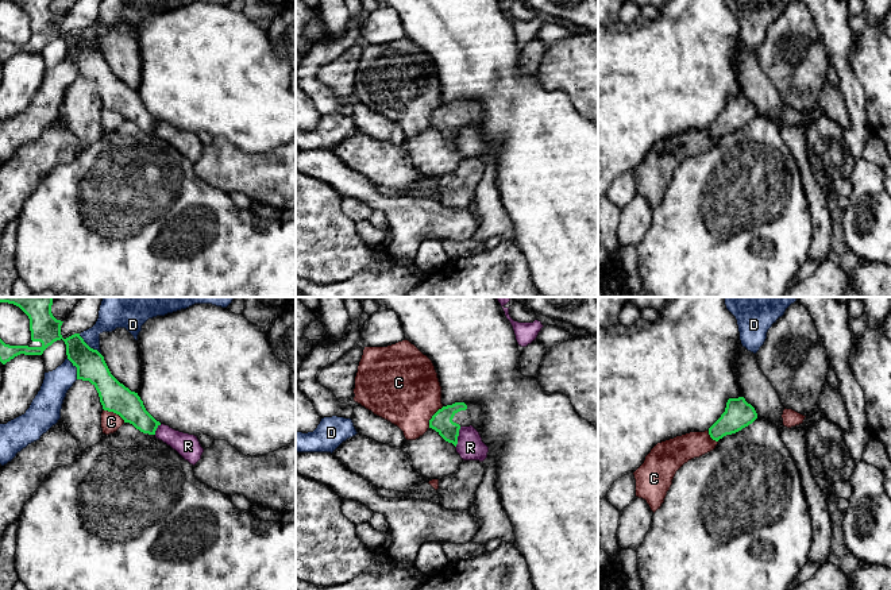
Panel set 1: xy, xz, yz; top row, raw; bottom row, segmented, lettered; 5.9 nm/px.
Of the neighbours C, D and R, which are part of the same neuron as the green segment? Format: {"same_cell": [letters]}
{"same_cell": ["R"]}

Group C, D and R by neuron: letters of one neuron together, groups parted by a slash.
C / D / R

